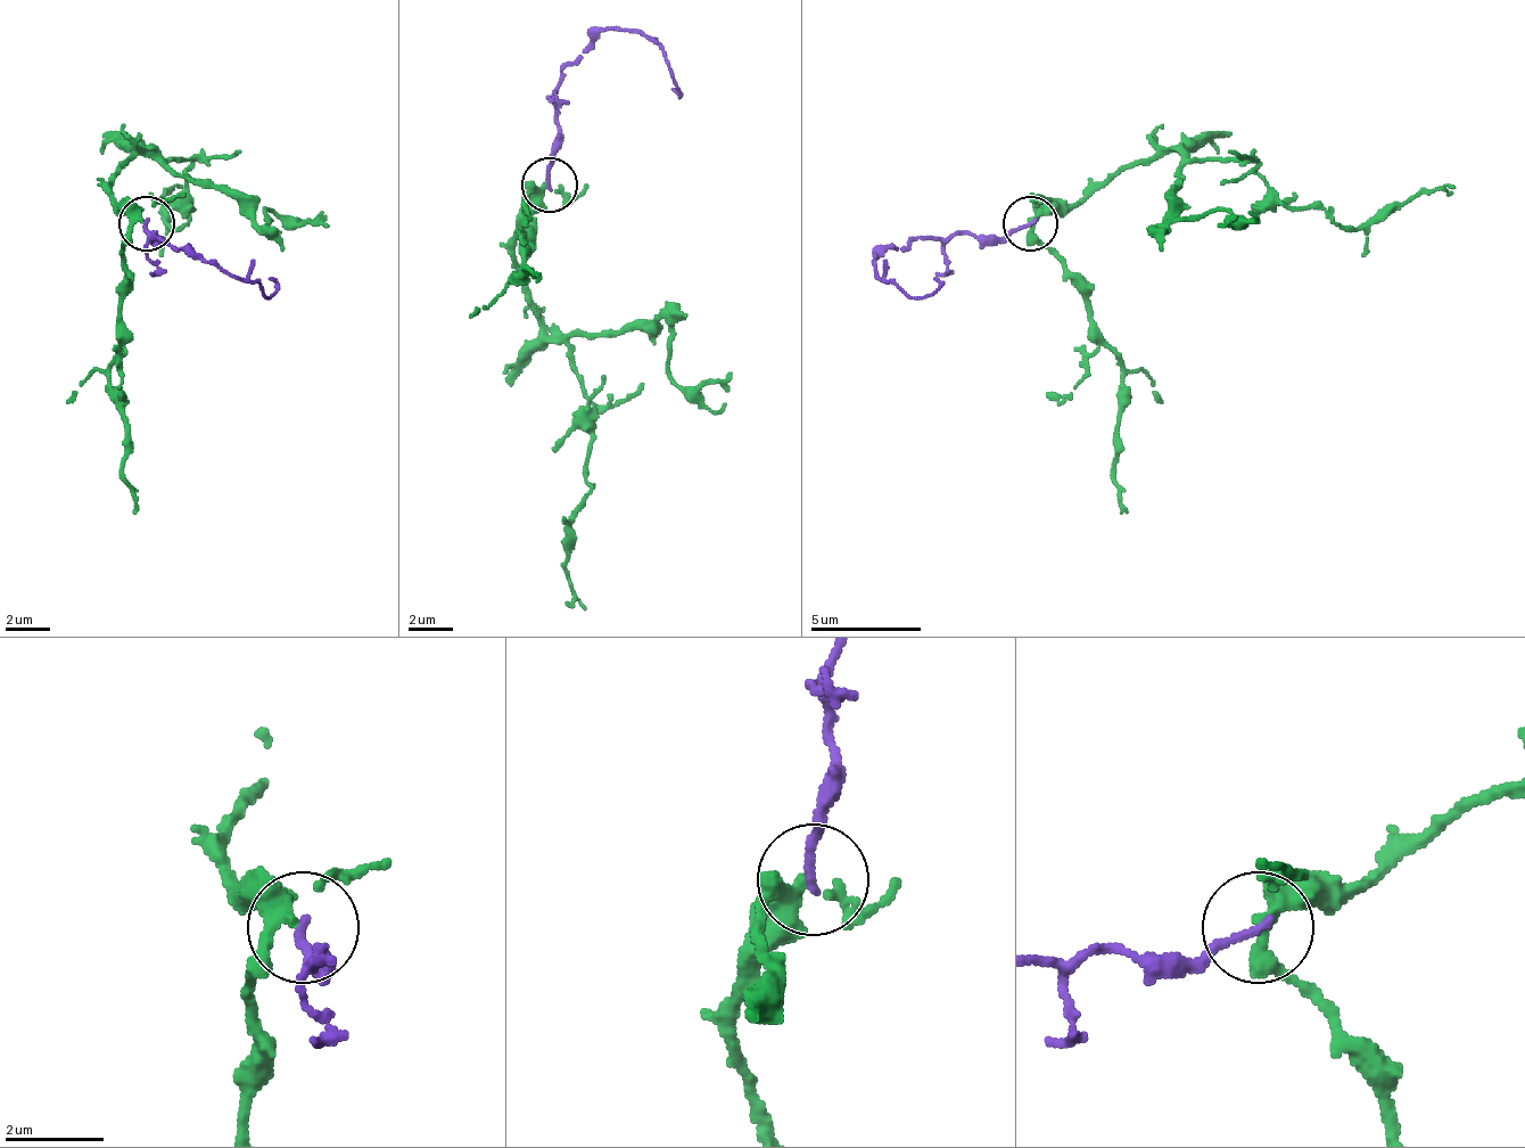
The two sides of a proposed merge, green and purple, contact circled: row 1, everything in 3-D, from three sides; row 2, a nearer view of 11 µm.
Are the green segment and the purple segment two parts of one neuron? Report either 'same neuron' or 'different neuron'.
same neuron

